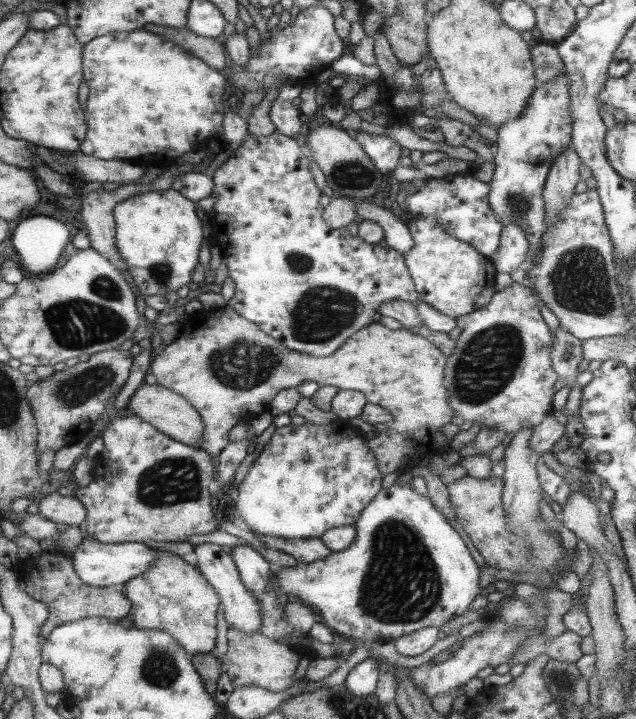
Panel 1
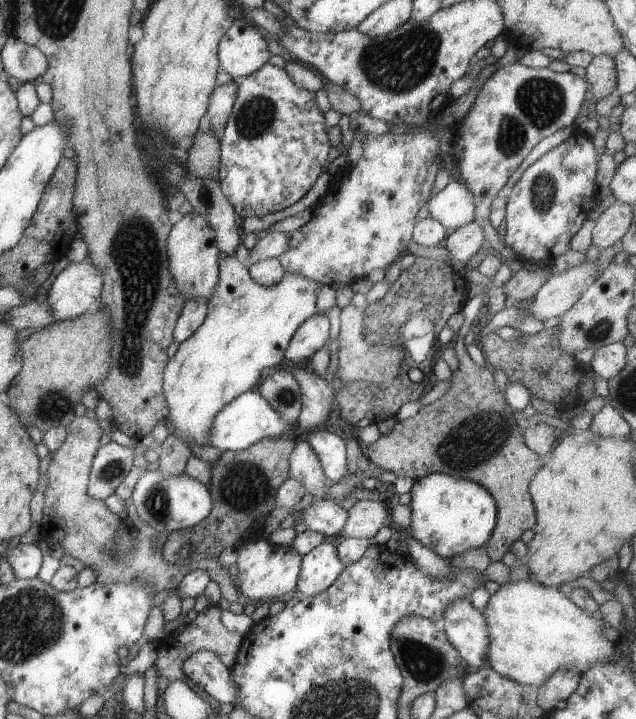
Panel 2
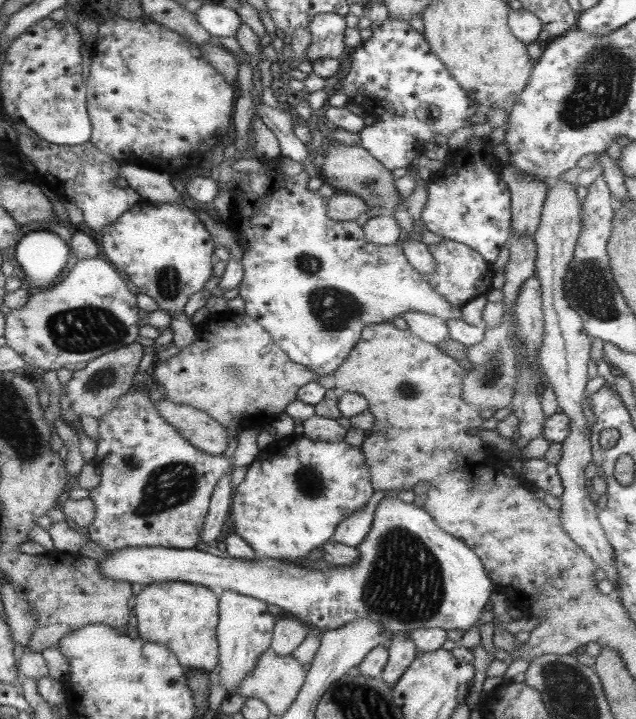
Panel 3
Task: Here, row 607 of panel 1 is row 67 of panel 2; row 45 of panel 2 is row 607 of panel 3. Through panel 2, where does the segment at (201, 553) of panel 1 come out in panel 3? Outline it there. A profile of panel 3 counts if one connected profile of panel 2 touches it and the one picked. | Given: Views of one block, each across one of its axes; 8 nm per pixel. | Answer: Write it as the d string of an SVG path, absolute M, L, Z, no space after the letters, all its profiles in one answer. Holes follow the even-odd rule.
M223 590L218 599L216 640L219 650L216 678L227 695L239 686L243 676L253 666L263 650L270 647L272 630L276 619L267 611L267 603L247 595L237 594L233 590Z

